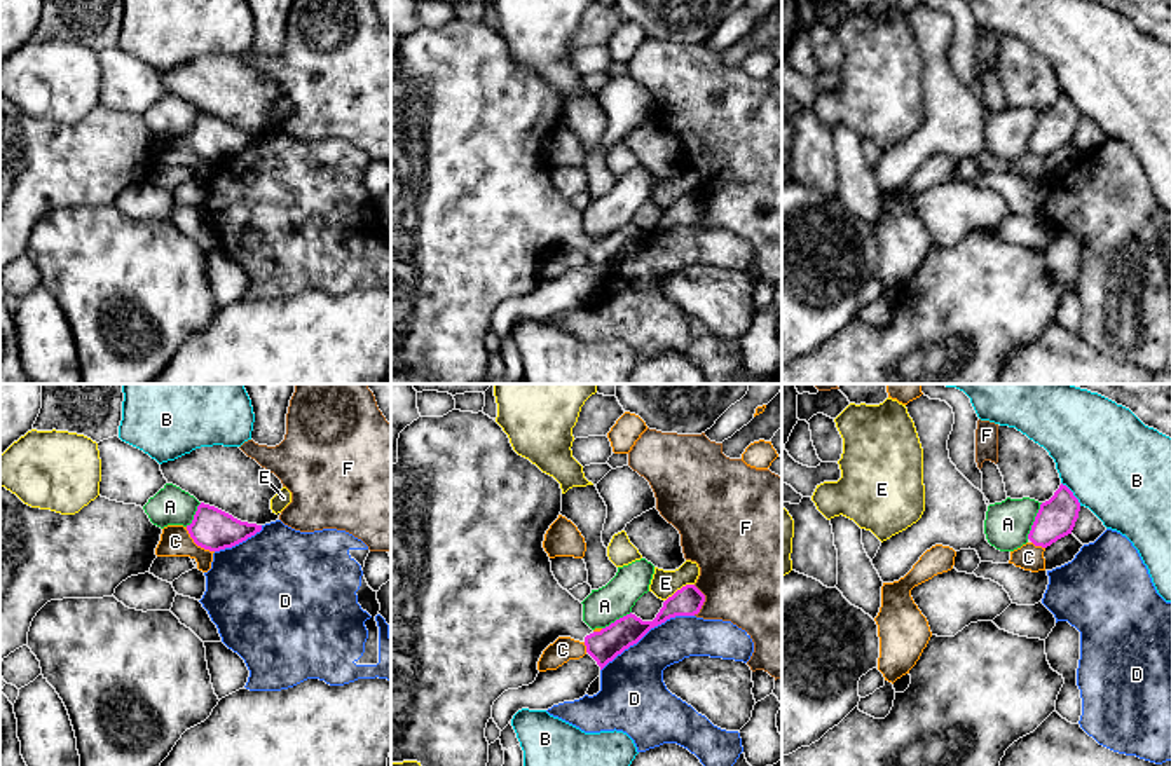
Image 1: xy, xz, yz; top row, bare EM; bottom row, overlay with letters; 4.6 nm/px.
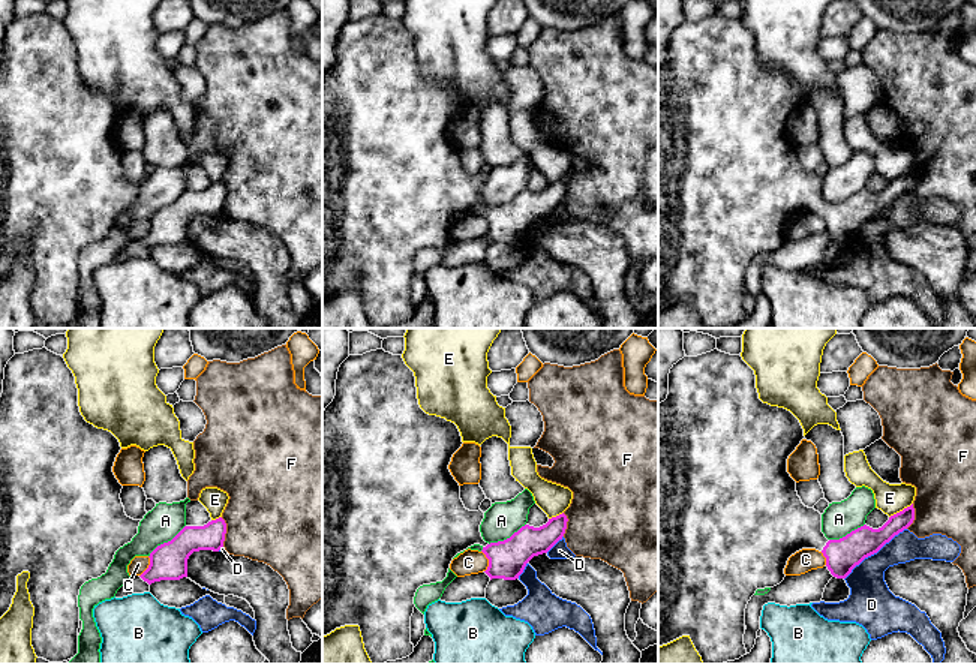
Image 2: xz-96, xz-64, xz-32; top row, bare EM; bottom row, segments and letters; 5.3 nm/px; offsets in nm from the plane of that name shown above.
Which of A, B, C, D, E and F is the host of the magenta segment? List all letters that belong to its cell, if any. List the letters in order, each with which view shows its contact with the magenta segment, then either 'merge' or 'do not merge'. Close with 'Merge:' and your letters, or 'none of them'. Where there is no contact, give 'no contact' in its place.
A: yz | do not merge
B: yz | do not merge
C: xy | do not merge
D: xz | do not merge
E: xz | do not merge
F: xz | do not merge
Merge: none of them

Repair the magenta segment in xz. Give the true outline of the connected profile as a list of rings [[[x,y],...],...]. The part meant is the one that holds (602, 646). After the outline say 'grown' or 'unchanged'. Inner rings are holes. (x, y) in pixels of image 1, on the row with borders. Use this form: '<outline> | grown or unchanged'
[[[452,410],[443,417],[419,417],[398,438],[398,462],[391,464],[391,763],[417,761],[421,766],[487,766],[489,742],[485,728],[492,717],[494,701],[508,689],[518,689],[536,681],[543,651],[558,637],[571,637],[586,646],[586,653],[600,670],[630,646],[637,644],[651,628],[675,616],[700,612],[705,595],[686,585],[663,602],[653,621],[627,614],[600,632],[583,621],[583,604],[564,590],[551,572],[551,562],[543,548],[544,534],[562,511],[560,483],[543,473],[529,459],[518,455],[503,427],[483,412]]] | grown

